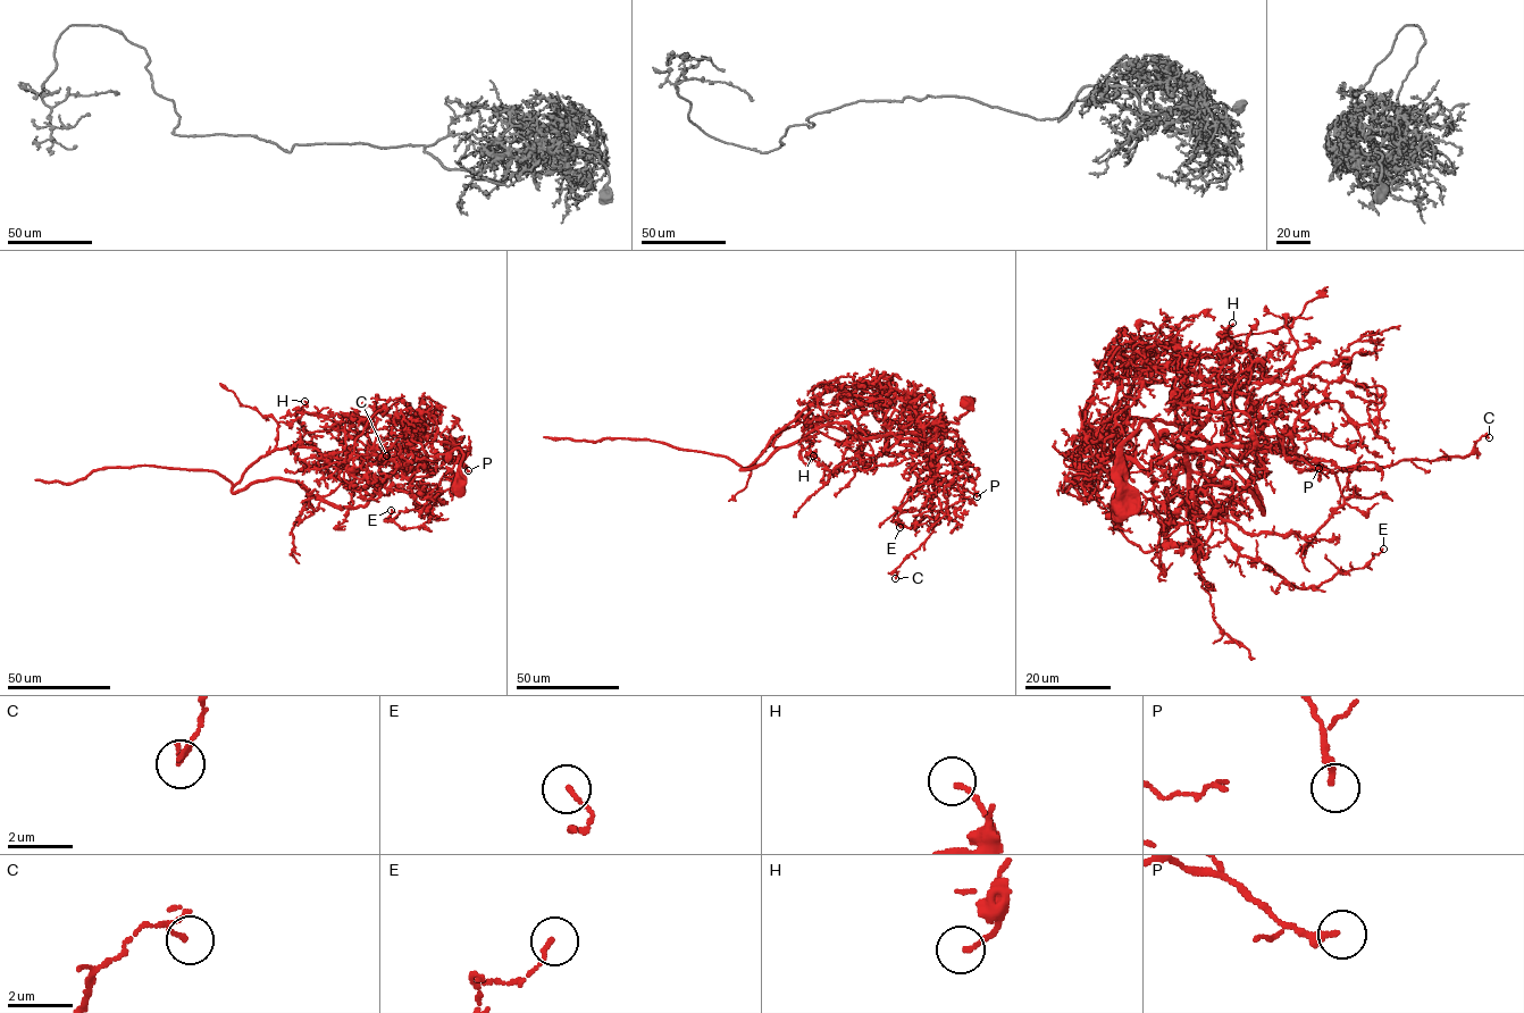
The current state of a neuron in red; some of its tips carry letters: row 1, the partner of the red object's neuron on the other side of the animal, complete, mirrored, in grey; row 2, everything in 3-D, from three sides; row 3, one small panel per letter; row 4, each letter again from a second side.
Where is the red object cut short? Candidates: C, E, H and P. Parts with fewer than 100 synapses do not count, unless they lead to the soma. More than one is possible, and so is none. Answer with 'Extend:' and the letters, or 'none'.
Extend: none

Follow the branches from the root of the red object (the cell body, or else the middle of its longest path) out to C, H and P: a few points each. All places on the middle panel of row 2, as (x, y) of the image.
C: (968, 401), (972, 407), (957, 424), (921, 430), (935, 459), (940, 511), (895, 578)
H: (968, 401), (972, 407), (957, 424), (871, 435), (834, 470), (815, 457), (805, 457), (813, 455)
P: (968, 401), (972, 407), (957, 424), (915, 433), (959, 445), (979, 474), (971, 479), (977, 496)

